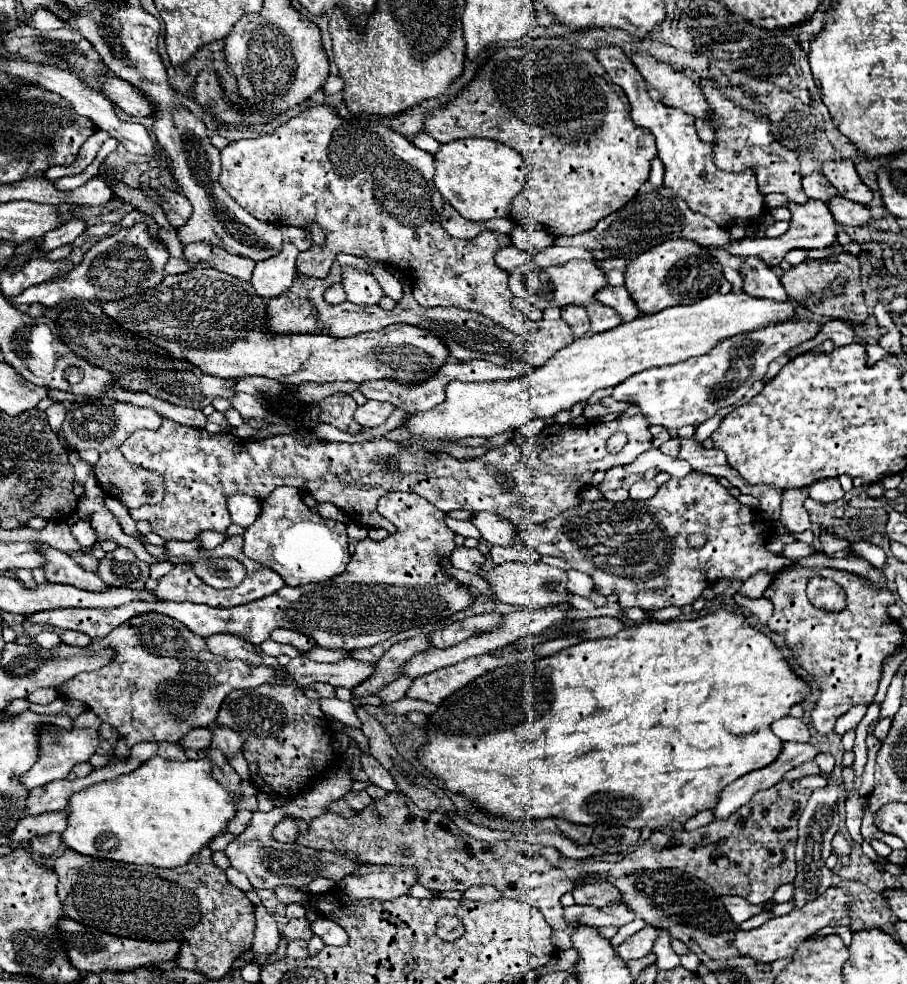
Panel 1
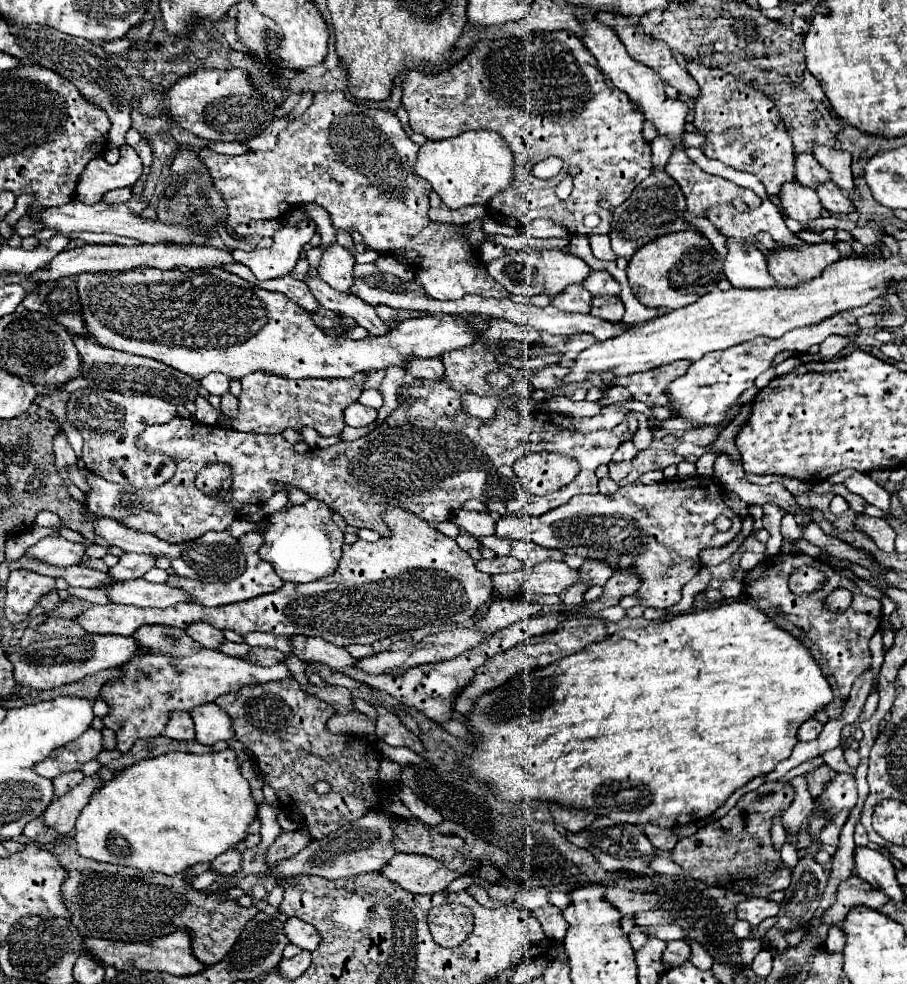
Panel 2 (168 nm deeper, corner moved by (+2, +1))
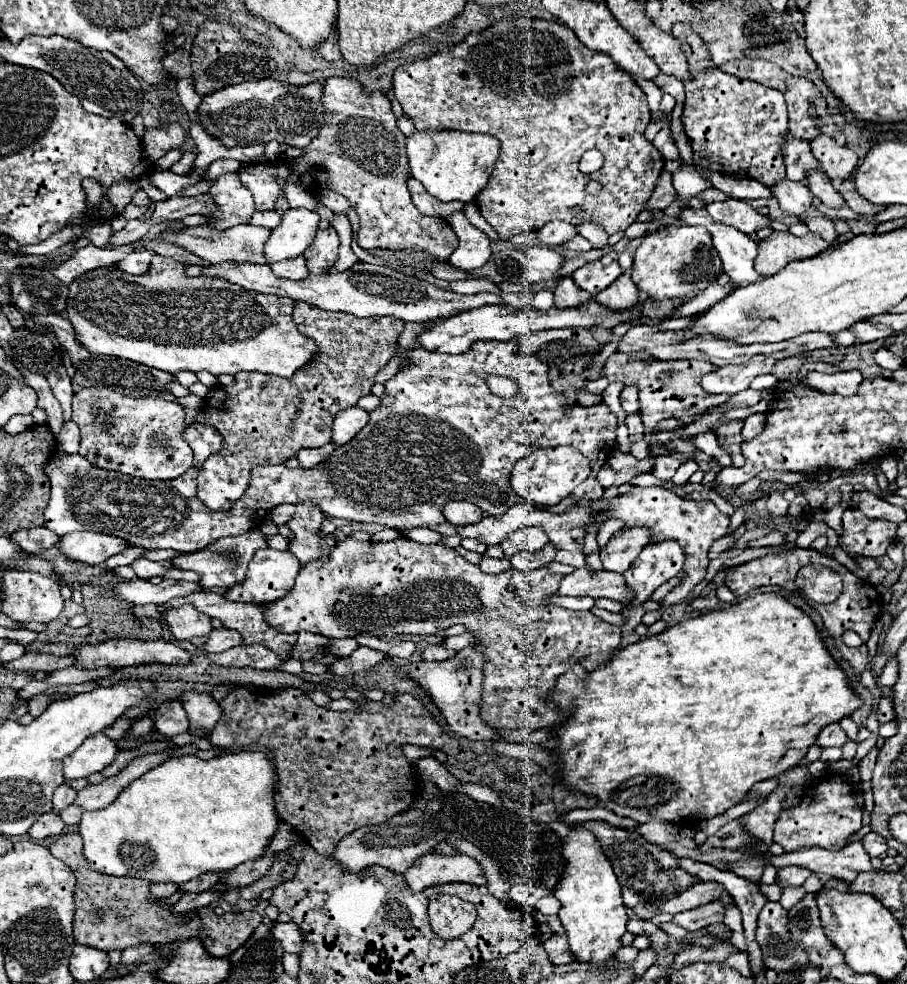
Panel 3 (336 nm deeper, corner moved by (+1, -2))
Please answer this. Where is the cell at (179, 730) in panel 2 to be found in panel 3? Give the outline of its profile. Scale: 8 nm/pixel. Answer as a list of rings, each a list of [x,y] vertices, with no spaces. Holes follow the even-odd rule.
[[[167,700],[155,710],[155,728],[165,736],[177,736],[187,732],[189,720],[179,700]]]

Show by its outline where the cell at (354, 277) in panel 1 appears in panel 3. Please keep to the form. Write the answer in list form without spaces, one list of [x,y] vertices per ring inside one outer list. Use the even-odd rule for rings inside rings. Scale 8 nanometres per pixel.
[[[331,226],[325,230],[319,228],[315,234],[315,240],[303,252],[309,272],[311,274],[323,274],[337,260],[337,248],[339,248],[337,232]]]

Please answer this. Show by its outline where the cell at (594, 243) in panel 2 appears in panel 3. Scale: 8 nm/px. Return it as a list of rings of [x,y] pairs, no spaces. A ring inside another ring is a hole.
[[[585,222],[585,224],[579,224],[577,226],[577,232],[591,242],[593,248],[603,248],[607,246],[607,232],[597,224],[597,222]]]

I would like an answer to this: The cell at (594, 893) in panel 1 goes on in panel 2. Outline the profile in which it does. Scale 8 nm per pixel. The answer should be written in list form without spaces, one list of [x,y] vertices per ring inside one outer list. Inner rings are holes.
[[[610,887],[610,889],[606,889],[604,897],[622,915],[636,913],[636,911],[658,909],[658,899],[654,895],[644,895],[644,893],[638,893],[638,891],[628,891],[628,889],[622,889],[622,887]]]

